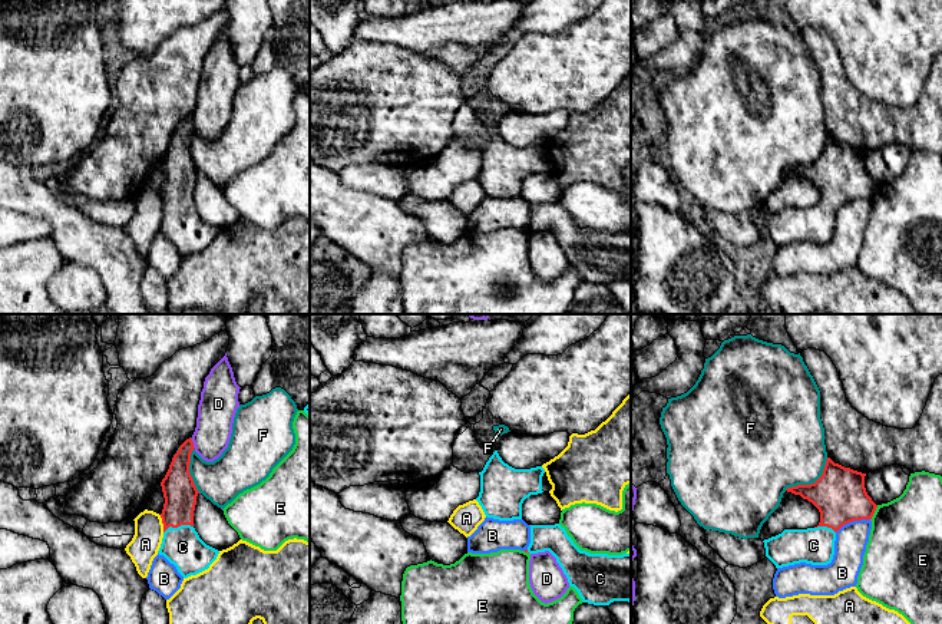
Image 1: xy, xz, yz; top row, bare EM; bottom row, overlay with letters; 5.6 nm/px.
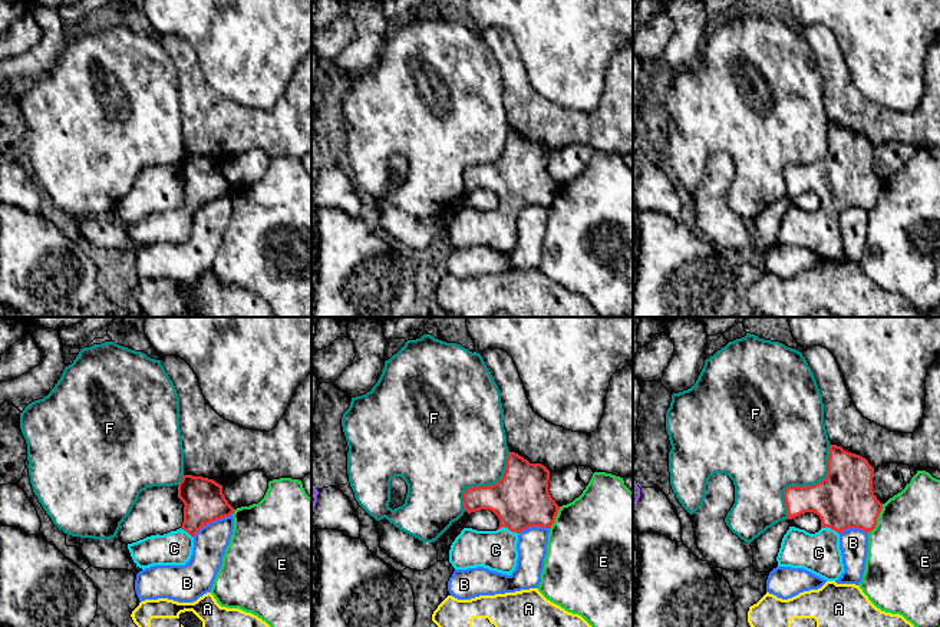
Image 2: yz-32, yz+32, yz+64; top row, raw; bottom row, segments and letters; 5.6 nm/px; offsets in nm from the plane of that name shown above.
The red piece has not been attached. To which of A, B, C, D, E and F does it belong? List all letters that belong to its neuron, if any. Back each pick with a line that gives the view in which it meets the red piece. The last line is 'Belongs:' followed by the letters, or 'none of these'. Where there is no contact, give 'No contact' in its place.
C: Touches red in xy
Belongs: C

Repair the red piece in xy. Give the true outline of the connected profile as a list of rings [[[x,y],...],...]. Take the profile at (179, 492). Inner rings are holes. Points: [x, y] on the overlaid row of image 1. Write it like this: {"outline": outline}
{"outline": [[[186,439],[173,455],[161,482],[165,504],[161,514],[163,538],[159,555],[173,564],[188,578],[209,568],[219,551],[206,545],[194,528],[198,489],[189,473],[192,439]]]}

